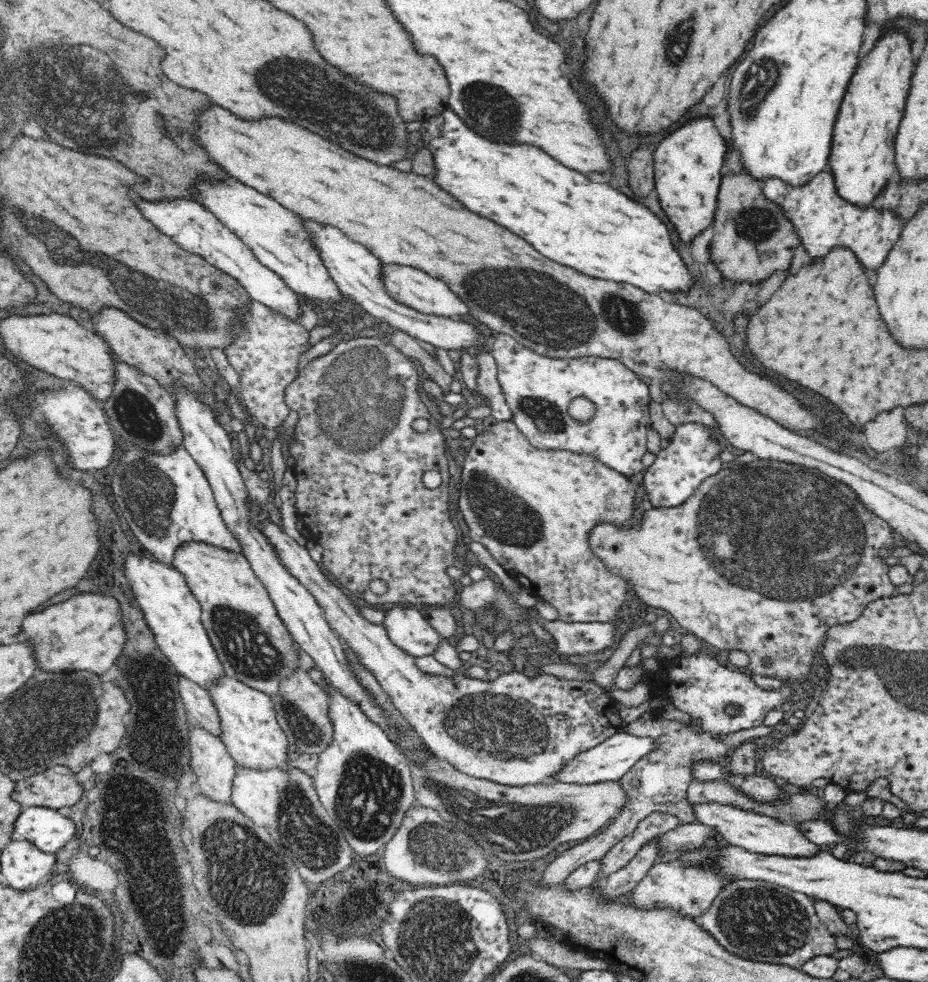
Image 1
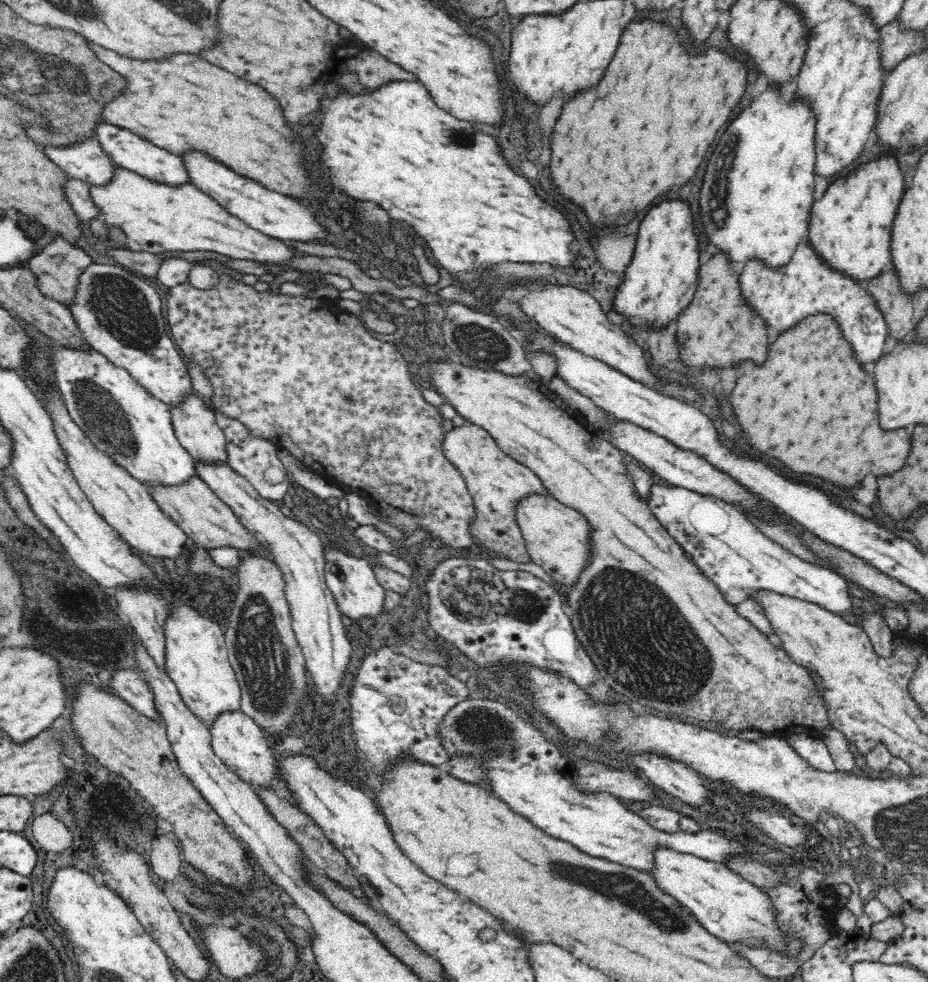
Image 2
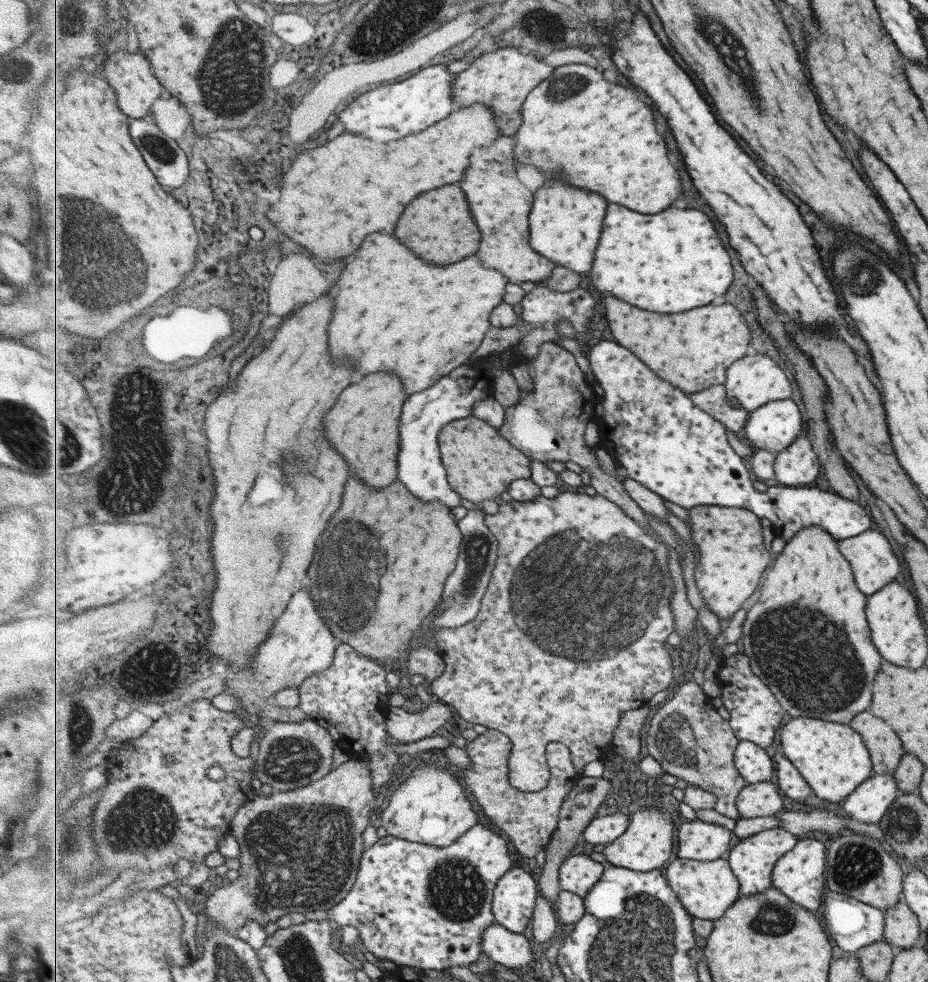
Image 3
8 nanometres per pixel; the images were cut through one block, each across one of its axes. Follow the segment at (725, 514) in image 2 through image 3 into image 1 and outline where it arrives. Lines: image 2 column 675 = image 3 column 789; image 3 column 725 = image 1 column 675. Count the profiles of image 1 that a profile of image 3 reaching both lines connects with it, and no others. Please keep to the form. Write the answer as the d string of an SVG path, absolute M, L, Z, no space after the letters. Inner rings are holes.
M699 422L678 424L676 432L666 448L660 448L658 454L648 458L646 466L638 476L641 490L648 494L654 508L670 508L686 502L695 490L710 476L722 470L720 452L722 446L712 440L712 427ZM649 460L654 461L651 463Z

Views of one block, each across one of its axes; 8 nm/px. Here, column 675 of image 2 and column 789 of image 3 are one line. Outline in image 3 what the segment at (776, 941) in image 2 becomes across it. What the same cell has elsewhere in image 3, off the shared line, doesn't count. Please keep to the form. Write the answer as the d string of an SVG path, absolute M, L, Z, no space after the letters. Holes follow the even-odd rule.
M810 836L799 839L797 846L783 856L773 870L773 887L777 887L797 901L797 904L809 909L817 910L821 896L823 896L823 862L825 862L825 846L819 840L809 840Z

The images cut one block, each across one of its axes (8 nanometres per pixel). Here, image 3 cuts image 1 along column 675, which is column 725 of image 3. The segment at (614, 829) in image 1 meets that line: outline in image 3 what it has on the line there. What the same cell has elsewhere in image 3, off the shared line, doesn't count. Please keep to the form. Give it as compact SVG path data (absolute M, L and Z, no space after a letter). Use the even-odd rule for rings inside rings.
M694 680L680 687L675 700L666 700L661 704L650 720L646 737L649 754L663 765L668 774L712 792L718 798L718 812L737 820L740 820L737 798L741 790L748 786L747 779L736 767L736 748L739 743L731 724L719 716L709 702L709 696Z

